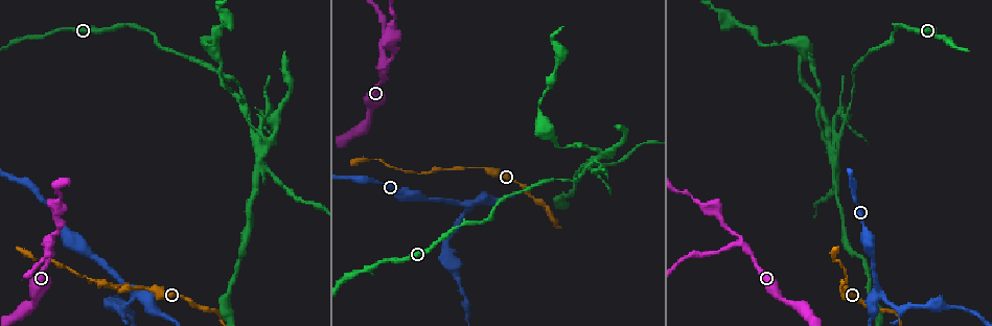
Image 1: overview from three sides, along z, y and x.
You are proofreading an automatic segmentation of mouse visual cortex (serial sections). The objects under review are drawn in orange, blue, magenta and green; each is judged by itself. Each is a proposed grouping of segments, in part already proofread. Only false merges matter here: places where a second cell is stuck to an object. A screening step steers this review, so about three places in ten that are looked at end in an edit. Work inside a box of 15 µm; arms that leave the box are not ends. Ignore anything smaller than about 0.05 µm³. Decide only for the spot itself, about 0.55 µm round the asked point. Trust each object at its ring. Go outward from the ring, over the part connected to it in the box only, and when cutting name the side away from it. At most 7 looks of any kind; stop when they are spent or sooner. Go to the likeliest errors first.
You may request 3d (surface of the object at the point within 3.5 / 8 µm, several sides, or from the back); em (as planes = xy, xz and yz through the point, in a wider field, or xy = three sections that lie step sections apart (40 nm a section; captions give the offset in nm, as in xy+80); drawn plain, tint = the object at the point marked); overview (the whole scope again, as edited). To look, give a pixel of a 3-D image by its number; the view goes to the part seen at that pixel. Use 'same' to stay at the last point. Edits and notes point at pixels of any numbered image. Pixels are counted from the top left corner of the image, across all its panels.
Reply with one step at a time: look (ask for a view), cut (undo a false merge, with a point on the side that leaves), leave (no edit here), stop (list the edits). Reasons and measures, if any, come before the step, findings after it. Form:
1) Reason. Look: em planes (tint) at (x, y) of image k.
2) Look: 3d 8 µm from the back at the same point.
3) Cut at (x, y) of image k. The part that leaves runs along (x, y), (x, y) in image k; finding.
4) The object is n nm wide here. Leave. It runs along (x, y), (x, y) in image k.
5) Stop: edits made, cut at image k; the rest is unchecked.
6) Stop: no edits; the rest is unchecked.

Look: 3d 3.5 µm at (840, 138) of image 1.

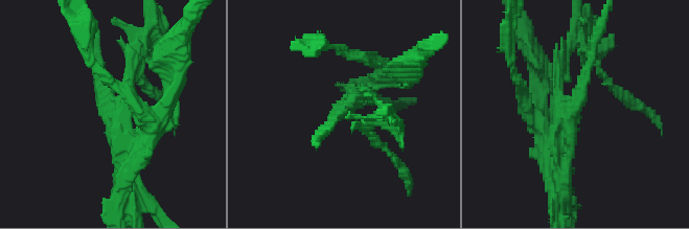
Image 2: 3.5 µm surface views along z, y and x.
Look: em xy step 1 (plain) at (346, 105) of image 2.

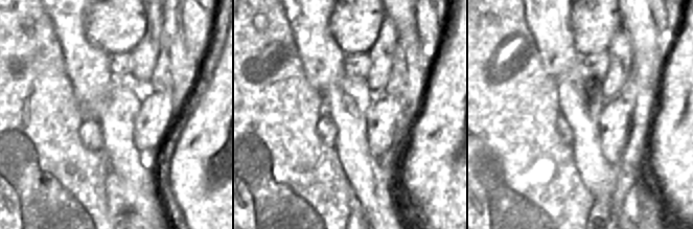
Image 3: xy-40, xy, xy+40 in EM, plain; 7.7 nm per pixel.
With the object marked. Look: em xy step 1 (tint) at the same point.

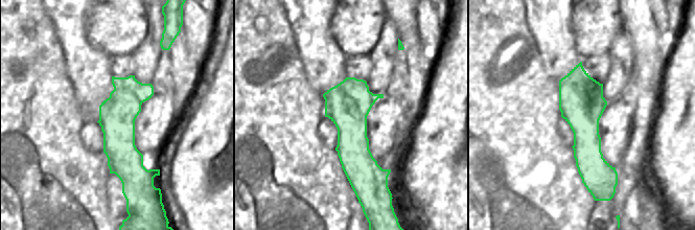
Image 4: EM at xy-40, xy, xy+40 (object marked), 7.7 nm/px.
Cut at (533, 118) of image 2. The part that leaves runs along (563, 122), (549, 141), (522, 90) in image 2; two cells meet here.

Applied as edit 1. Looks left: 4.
See it whole again. Look: overview.

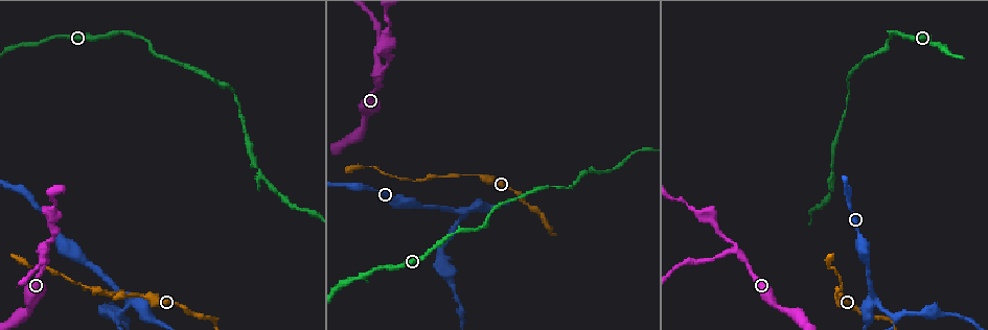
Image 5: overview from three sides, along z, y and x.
Thin neck. Look: 3d 3.5 µm at (134, 296) of image 5.

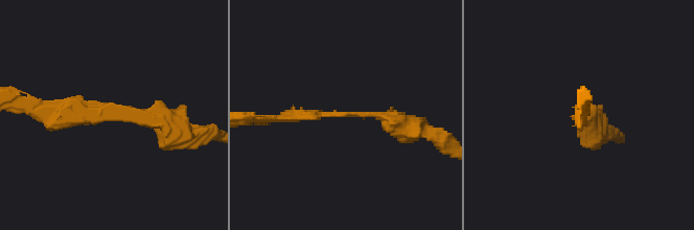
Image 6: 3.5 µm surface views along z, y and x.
Look: em xy step 2 (tint) at (351, 113) of image 6.

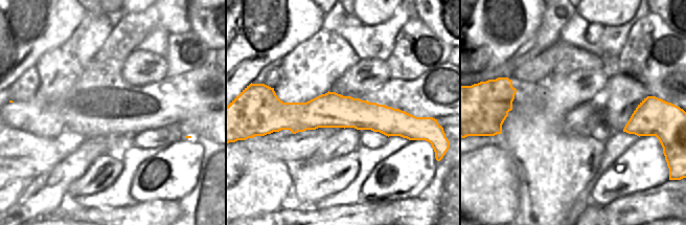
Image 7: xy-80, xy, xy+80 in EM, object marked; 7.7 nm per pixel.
Look: em planes (tint) at the same point.

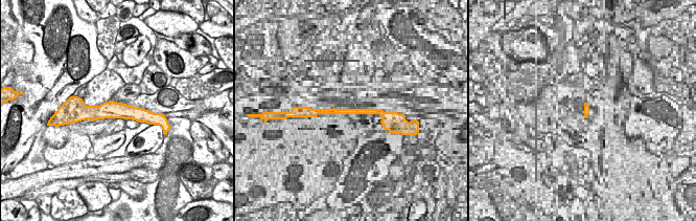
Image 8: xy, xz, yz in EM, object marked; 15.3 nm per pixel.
Leave. It runs along (183, 133), (163, 120), (48, 116) in image 6; all the same cell.

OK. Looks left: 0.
Stop: edits made, cut at image 2; the rest is unchecked.

